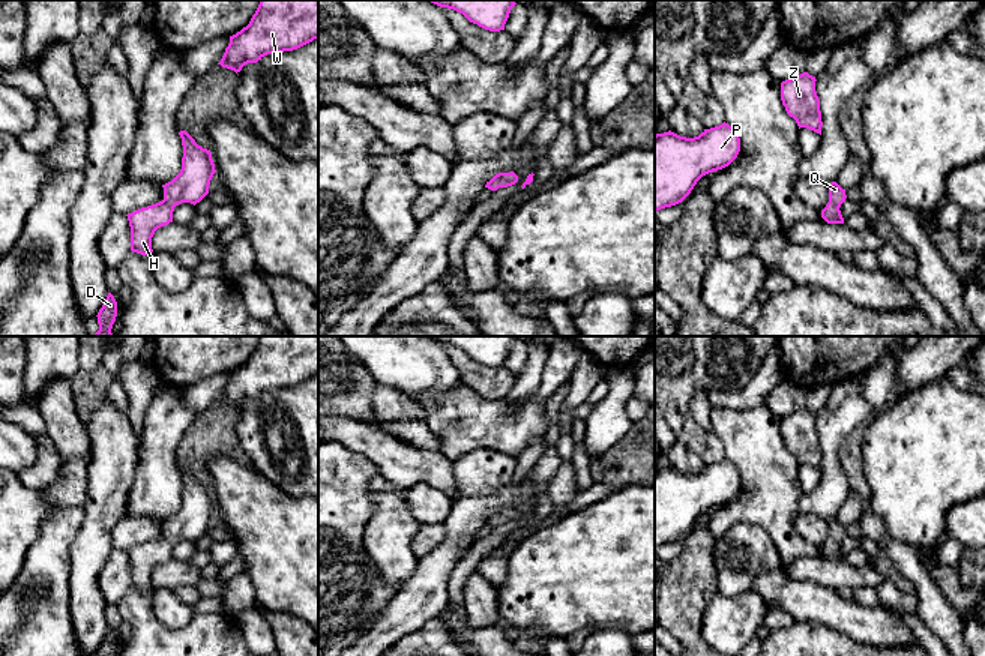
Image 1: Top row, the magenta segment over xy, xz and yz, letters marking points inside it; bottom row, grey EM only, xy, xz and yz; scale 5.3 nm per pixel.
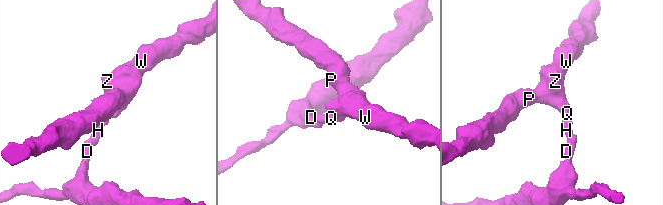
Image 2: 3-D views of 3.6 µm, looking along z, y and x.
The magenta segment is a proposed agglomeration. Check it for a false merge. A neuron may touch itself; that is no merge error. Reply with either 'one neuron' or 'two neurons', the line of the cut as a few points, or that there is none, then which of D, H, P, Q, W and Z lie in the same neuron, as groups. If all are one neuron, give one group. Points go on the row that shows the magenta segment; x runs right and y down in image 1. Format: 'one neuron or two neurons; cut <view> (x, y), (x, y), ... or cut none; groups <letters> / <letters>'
one neuron; cut none; groups D H P Q W Z

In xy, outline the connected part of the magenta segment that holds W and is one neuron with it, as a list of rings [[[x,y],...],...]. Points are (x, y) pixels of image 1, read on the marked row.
[[[260,0],[249,24],[230,36],[218,65],[236,74],[267,54],[297,50],[318,39],[318,0]]]

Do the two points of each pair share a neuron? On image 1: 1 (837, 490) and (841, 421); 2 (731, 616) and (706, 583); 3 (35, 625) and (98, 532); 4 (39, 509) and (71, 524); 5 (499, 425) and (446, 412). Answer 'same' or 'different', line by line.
1: same
2: different
3: different
4: different
5: same

